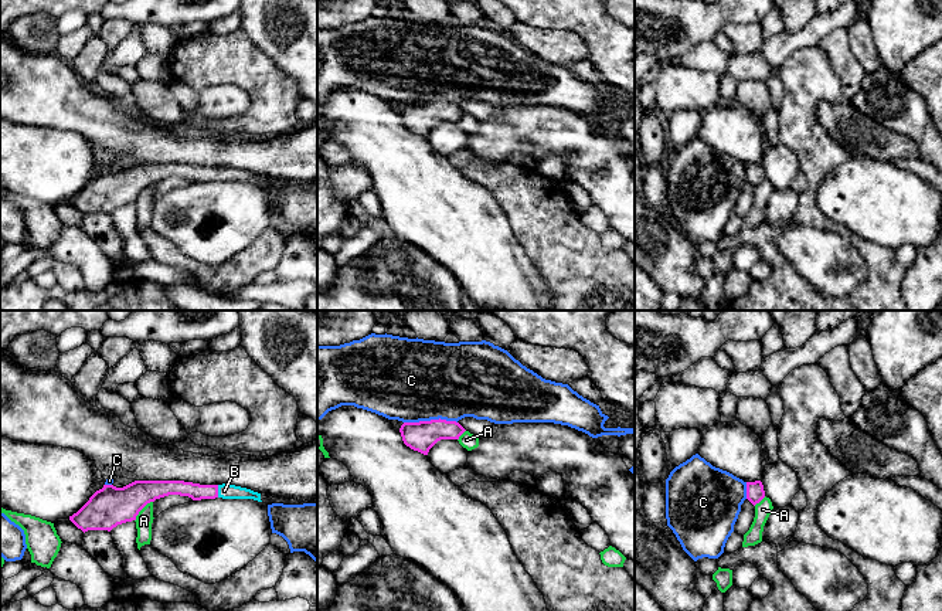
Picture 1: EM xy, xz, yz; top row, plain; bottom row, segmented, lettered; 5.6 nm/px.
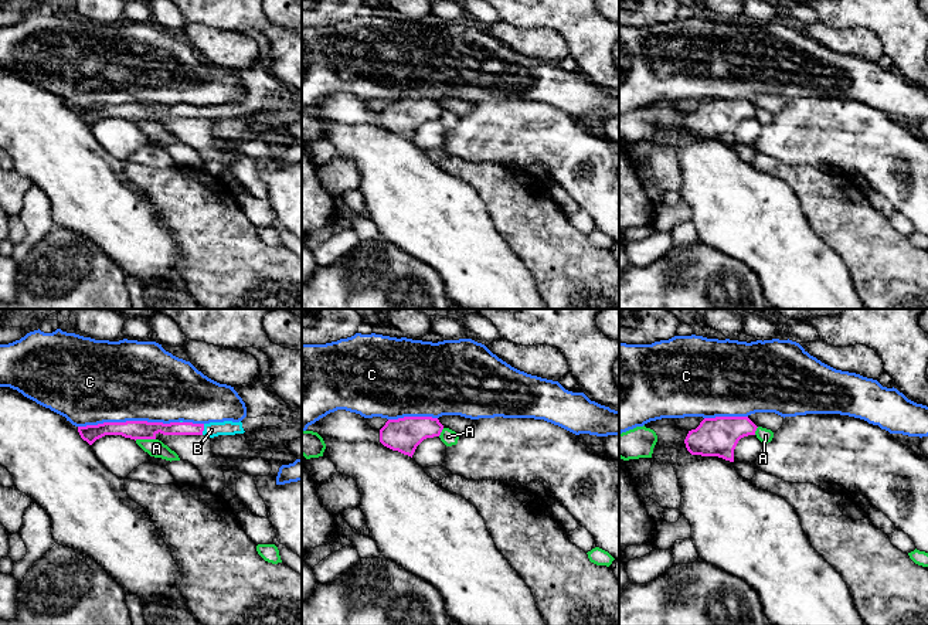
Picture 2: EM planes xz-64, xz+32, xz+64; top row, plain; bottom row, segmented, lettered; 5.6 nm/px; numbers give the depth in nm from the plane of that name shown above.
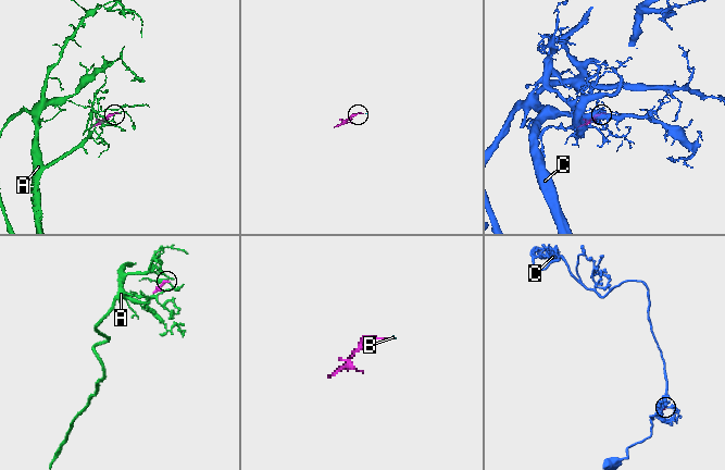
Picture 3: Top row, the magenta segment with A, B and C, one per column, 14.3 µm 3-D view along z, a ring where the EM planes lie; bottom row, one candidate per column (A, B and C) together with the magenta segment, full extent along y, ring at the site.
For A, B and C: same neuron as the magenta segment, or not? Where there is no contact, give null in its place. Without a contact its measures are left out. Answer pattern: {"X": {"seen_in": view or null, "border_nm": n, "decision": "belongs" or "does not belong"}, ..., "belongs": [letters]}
{"A": {"seen_in": "xy", "border_nm": 160, "decision": "does not belong"}, "B": {"seen_in": "xy", "border_nm": 70, "decision": "belongs"}, "C": {"seen_in": "xz", "border_nm": 300, "decision": "does not belong"}, "belongs": ["B"]}

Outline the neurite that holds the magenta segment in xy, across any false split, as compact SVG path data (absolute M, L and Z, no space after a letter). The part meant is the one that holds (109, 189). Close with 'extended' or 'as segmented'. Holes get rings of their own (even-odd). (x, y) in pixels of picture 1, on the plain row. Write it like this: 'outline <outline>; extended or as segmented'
outline M135 163L123 170L103 167L69 203L84 215L88 213L110 214L118 207L136 203L139 194L156 181L180 177L201 181L254 181L266 187L303 187L303 183L258 176L235 167L200 167L184 163Z; extended

